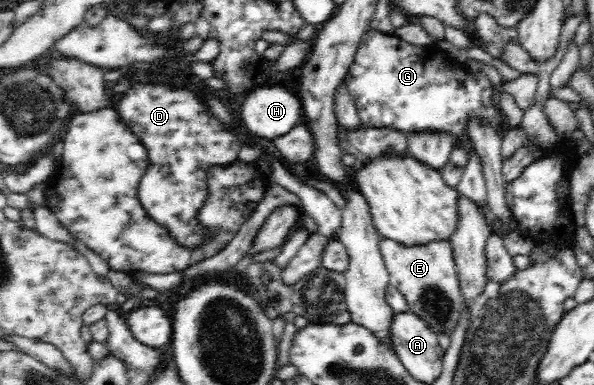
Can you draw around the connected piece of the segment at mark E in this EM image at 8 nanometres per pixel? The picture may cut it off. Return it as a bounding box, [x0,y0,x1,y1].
[378,234,464,335]

